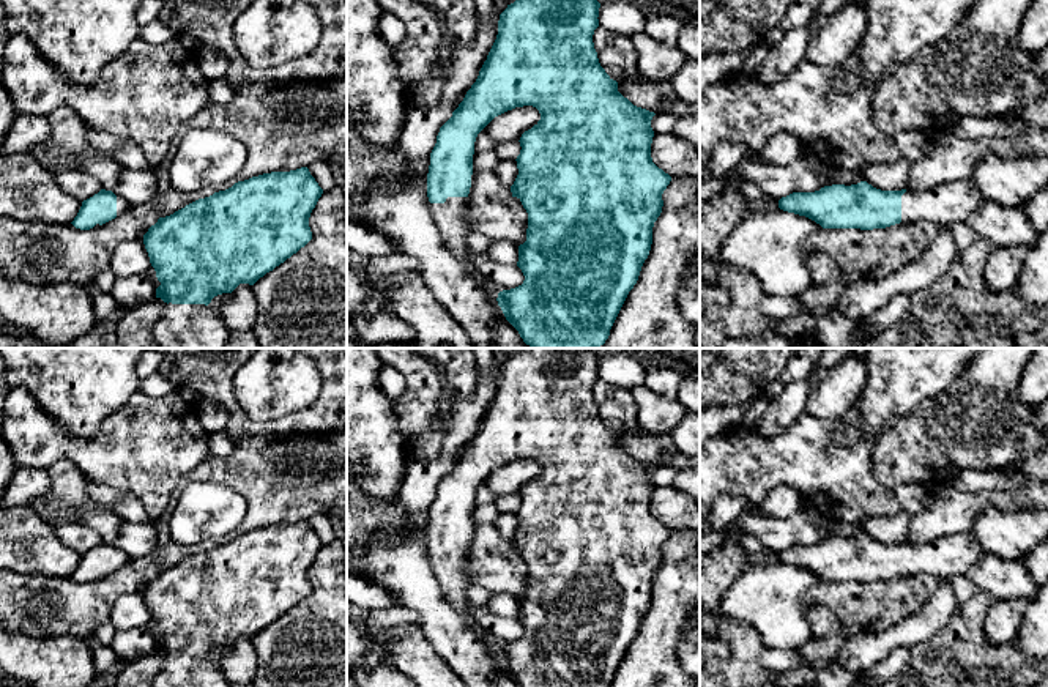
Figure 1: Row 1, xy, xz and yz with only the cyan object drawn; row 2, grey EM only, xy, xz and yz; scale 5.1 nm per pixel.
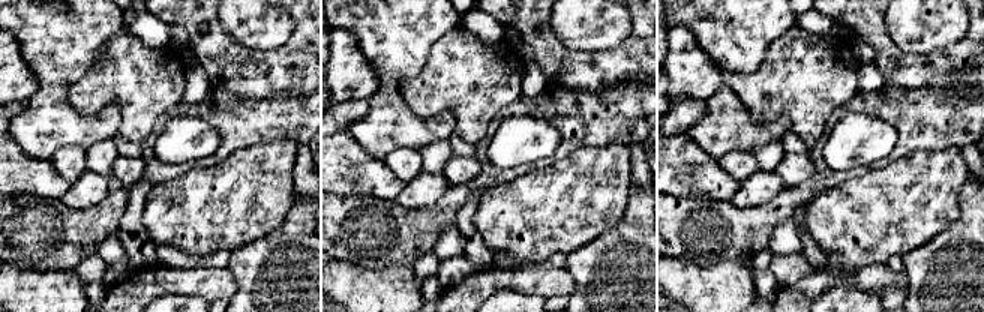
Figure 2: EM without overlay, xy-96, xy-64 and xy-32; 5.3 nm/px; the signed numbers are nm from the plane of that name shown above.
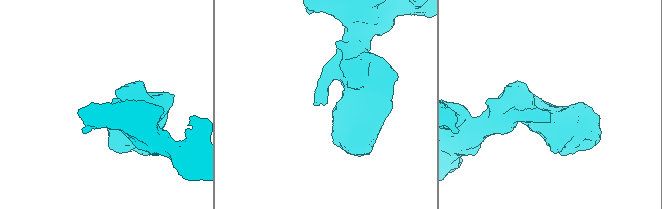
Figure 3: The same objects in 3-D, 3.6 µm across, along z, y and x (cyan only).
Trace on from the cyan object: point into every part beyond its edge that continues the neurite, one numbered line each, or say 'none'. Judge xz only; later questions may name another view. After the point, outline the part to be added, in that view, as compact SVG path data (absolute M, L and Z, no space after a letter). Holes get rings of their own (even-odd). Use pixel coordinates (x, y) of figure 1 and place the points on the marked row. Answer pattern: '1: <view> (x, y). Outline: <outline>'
1: xz (448, 216). Outline: M448 197L444 203L430 203L430 211L444 246L492 298L498 298L500 292L470 262L473 254L466 246L470 228L463 221L466 208L468 197Z

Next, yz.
1: yz (954, 200). Outline: M971 178L947 181L925 191L901 195L901 222L933 222L938 225L964 221L985 199Z

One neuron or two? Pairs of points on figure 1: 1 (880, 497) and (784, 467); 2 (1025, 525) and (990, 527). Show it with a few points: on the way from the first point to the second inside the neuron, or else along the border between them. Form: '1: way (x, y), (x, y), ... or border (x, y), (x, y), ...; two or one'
1: way (856, 495), (825, 467), (807, 467); one
2: way (1017, 527), (998, 527); one

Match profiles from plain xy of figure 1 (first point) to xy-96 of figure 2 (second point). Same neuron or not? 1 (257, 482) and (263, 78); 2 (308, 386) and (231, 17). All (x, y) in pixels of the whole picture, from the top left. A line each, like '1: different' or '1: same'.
1: different
2: same

